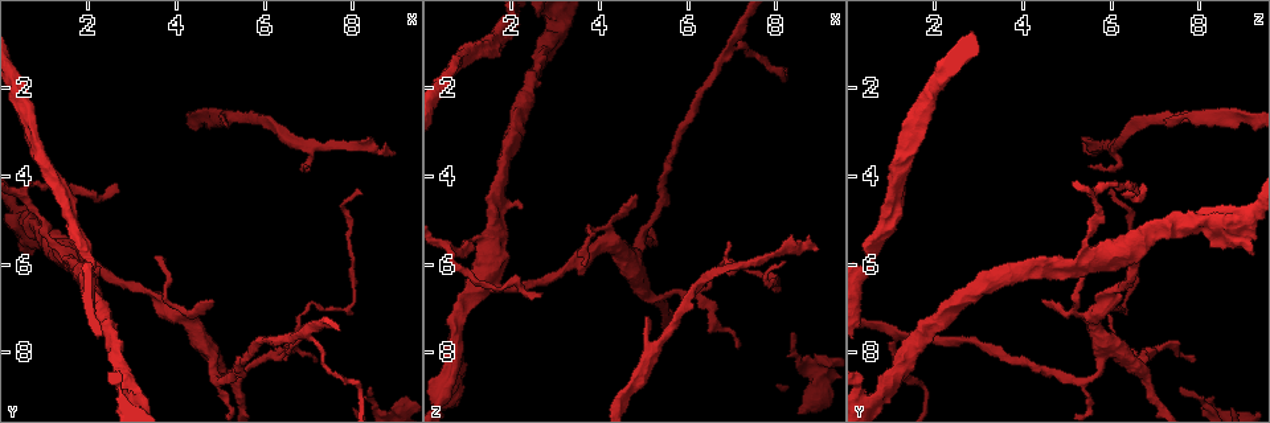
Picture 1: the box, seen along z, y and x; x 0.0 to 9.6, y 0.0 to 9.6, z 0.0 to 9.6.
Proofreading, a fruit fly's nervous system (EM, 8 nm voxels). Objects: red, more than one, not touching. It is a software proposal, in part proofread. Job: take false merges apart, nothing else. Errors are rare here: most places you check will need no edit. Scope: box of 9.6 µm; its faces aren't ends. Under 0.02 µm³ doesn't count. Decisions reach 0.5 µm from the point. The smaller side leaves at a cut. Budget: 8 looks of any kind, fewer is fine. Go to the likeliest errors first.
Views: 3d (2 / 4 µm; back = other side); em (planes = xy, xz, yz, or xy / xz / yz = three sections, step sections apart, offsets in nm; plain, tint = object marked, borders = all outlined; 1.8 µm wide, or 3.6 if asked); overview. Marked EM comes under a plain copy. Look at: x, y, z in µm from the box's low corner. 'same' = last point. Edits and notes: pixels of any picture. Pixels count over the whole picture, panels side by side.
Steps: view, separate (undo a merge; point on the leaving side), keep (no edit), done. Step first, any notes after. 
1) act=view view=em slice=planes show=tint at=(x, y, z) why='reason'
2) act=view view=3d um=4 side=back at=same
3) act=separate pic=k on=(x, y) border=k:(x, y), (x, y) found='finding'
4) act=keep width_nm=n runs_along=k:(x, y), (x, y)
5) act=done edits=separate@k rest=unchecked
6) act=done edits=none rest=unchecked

act=view view=3d um=2 at=(6.20, 8.10, 6.70) why='arms part here'

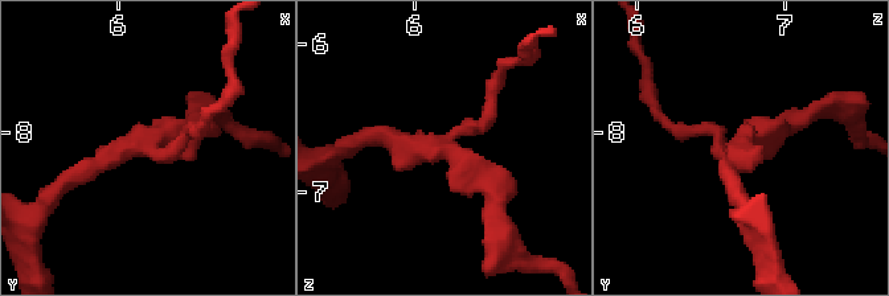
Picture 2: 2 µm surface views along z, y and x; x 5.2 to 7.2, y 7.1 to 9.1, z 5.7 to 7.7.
act=view view=em slice=planes show=tint at=(6.20, 8.08, 6.70)

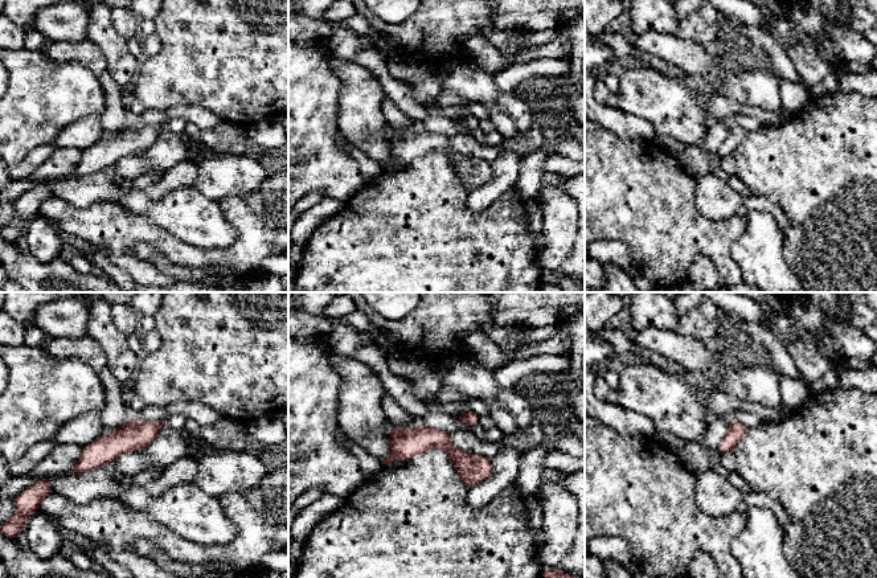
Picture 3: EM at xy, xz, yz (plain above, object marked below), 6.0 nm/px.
act=keep runs_along=3:(392, 431), (439, 438), (490, 471) found='continuous, no second neuron'

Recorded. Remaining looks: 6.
act=view view=3d um=4 at=(1.40, 5.70, 5.90) why='sharp bend'

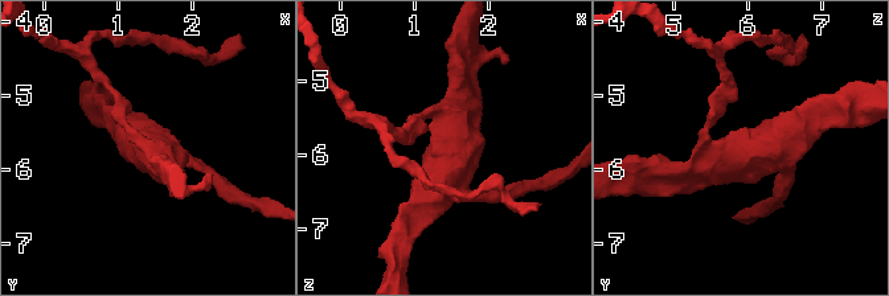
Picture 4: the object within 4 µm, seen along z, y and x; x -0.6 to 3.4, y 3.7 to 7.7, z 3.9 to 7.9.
act=view view=em um=3.6 slice=yz step=4 show=tint at=(1.45, 5.70, 6.00) arms=3 arm_widths_nm=160,300,360

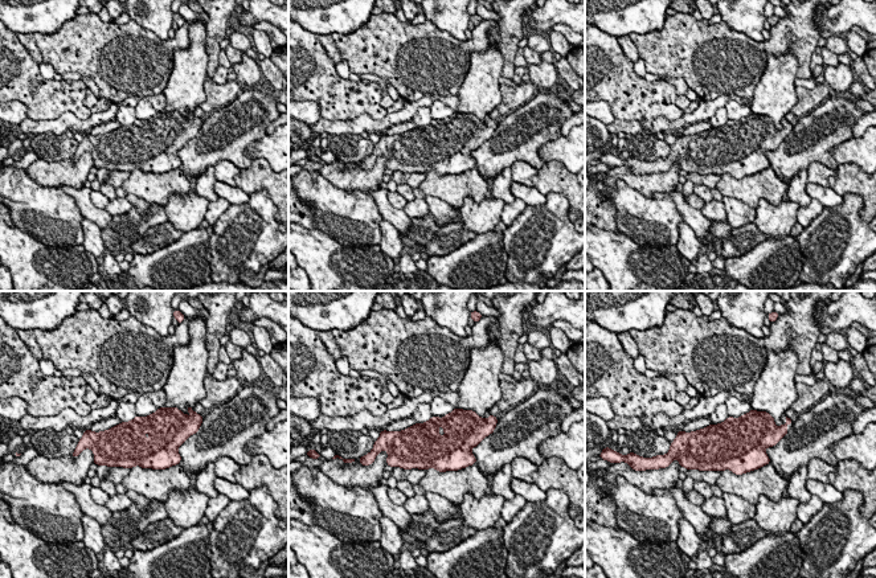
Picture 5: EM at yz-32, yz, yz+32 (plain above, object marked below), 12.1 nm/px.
act=view view=em um=3.6 slice=planes show=tint at=same why='another direction'

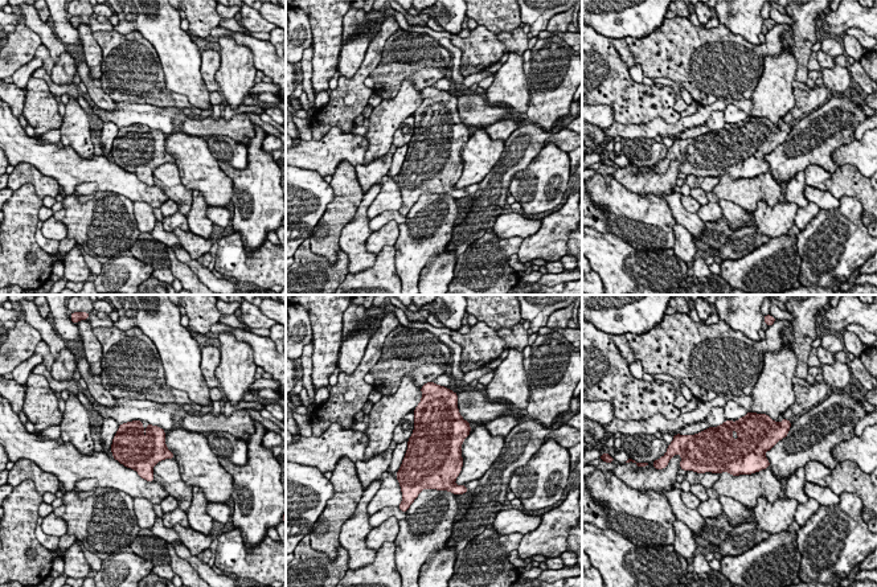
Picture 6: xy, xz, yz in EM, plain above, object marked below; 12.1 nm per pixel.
act=keep found='continuous, no second neuron'

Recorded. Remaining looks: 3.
act=view view=em slice=planes show=tint at=(4.60, 2.75, 8.95) why='narrows sharply'

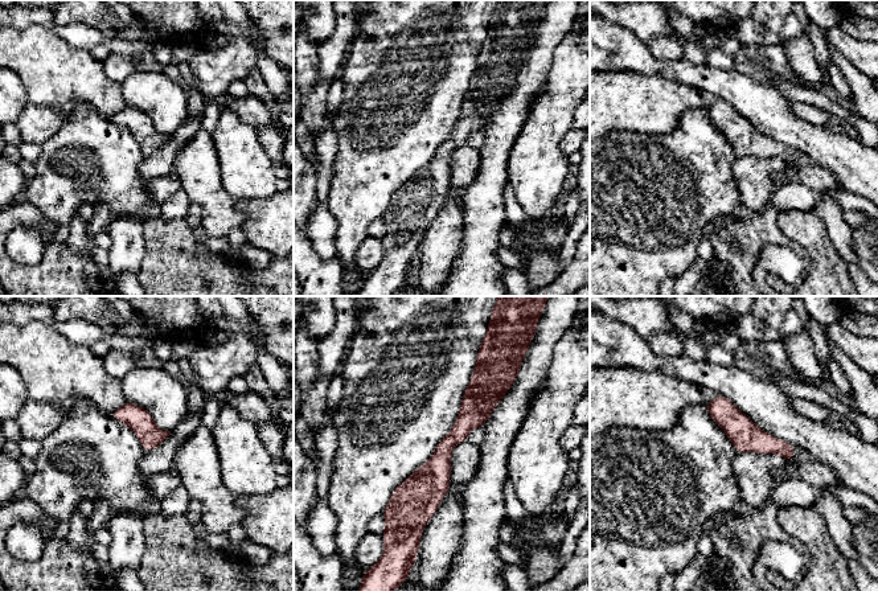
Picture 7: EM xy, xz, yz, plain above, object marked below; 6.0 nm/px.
act=keep width_nm=150 found='all the same neuron'

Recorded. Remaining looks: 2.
act=done edits=none rest=unchecked

